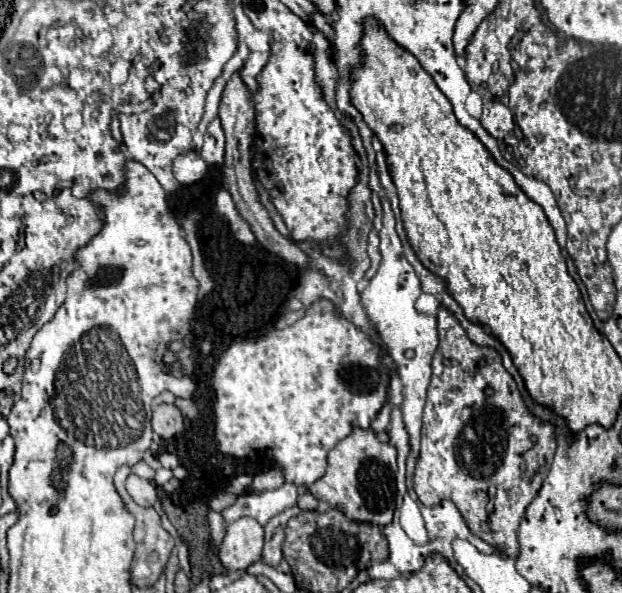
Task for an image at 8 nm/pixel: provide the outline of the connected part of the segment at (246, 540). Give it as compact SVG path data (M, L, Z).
M240 518L228 526L220 546L220 562L226 570L244 570L262 558L264 528L252 518Z

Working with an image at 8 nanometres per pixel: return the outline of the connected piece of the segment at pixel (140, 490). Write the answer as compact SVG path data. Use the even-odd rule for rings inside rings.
M130 474L126 478L126 490L138 506L154 506L158 502L156 486L152 486L148 480L144 480L136 474Z

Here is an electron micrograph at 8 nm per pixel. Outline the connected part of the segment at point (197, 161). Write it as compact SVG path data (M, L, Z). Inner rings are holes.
M189 152L178 156L173 162L173 173L181 185L191 185L204 177L208 165L200 154Z

